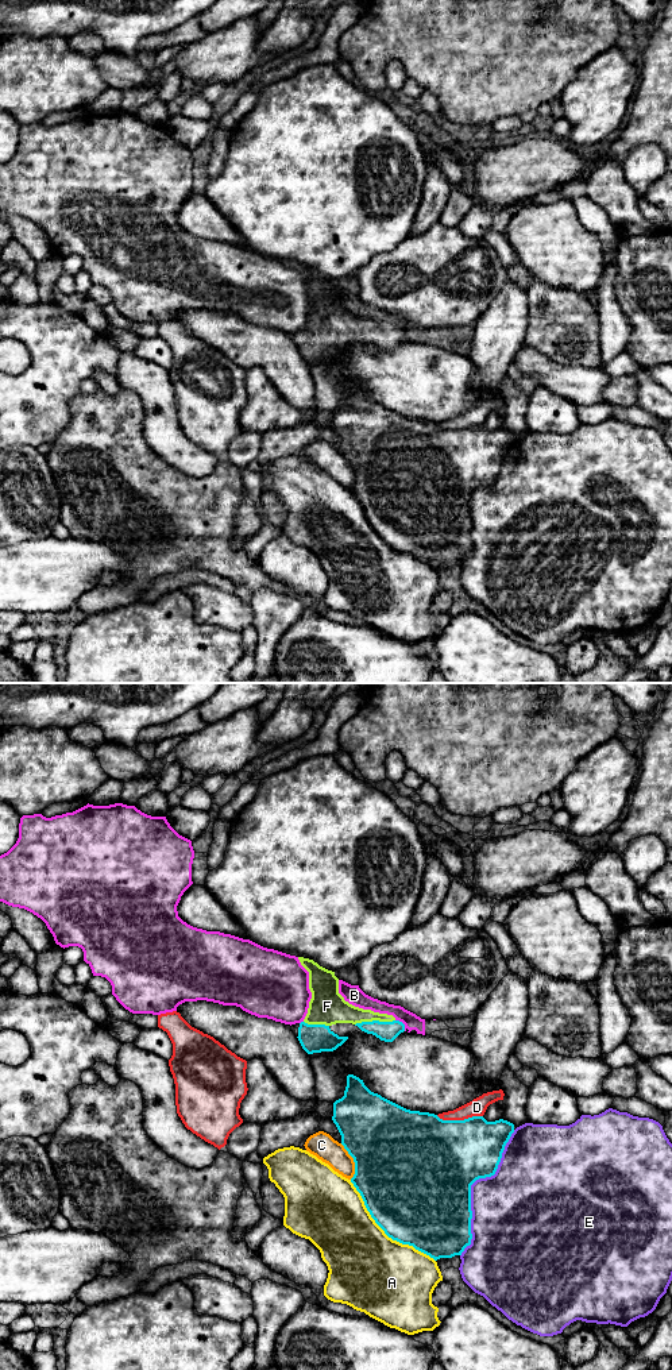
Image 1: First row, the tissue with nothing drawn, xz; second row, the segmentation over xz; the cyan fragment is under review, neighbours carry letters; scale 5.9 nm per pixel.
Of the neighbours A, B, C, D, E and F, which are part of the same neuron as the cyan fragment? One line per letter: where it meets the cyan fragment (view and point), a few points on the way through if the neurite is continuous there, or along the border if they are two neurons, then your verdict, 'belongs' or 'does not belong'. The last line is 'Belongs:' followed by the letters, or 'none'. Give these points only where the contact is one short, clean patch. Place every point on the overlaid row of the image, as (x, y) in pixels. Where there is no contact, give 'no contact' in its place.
A: contact xz (383, 1230); does not belong
B: contact xz (402, 1023); does not belong
C: contact xz (354, 1161); does not belong
D: contact xz (459, 1120); does not belong
E: contact xz (470, 1188); does not belong
F: contact xz (374, 1021); belongs
Belongs: F

